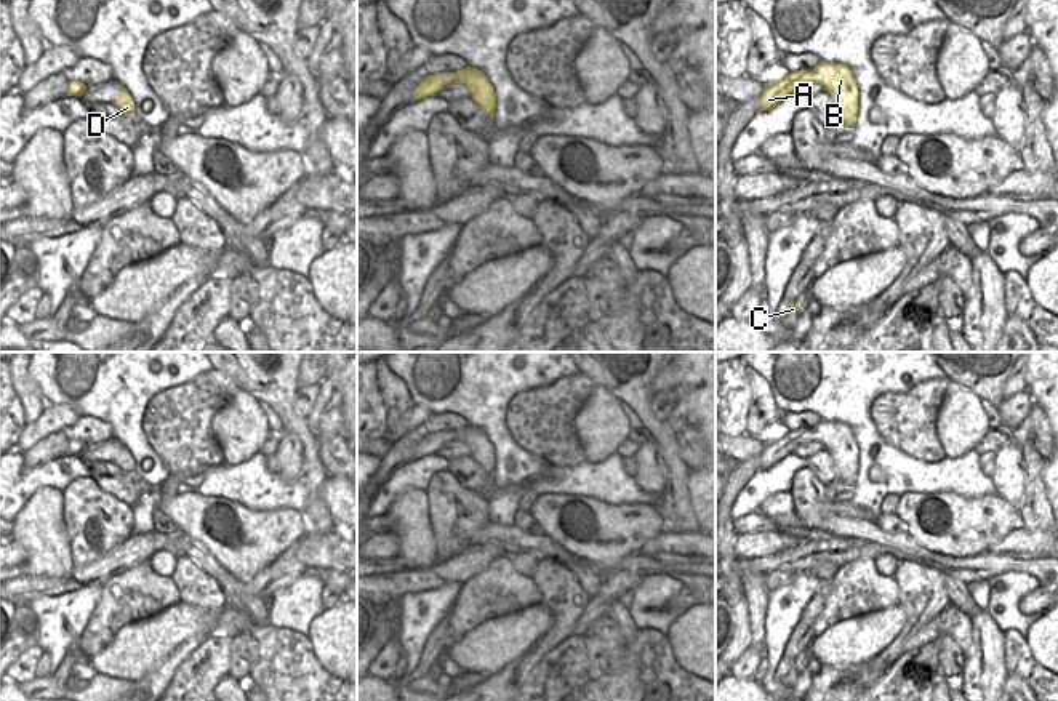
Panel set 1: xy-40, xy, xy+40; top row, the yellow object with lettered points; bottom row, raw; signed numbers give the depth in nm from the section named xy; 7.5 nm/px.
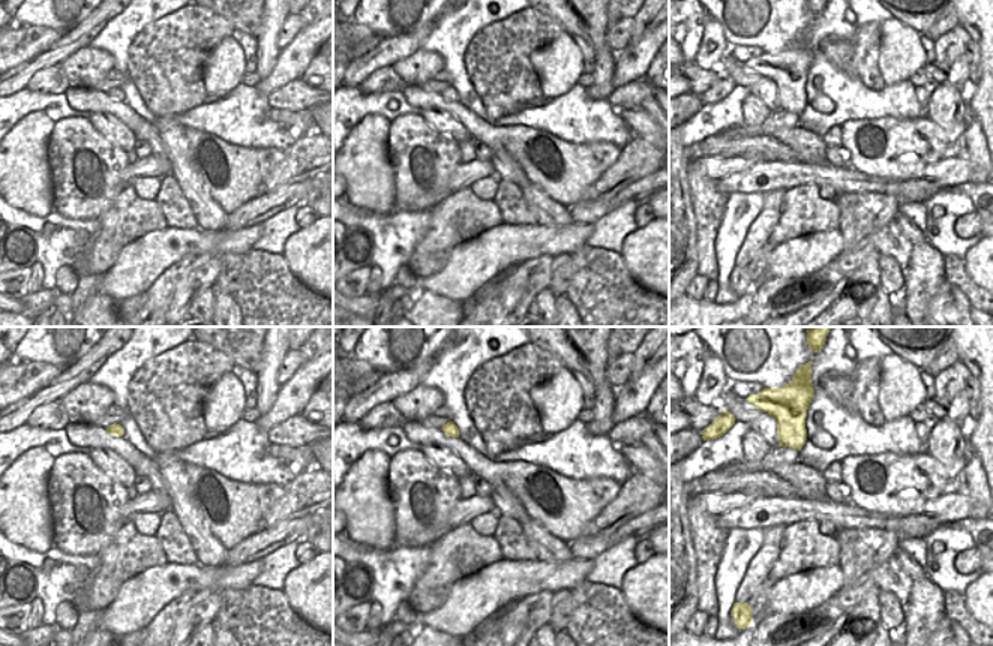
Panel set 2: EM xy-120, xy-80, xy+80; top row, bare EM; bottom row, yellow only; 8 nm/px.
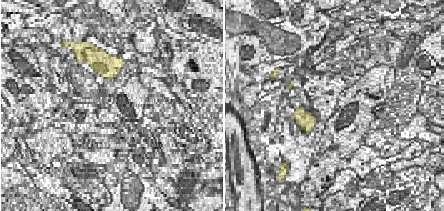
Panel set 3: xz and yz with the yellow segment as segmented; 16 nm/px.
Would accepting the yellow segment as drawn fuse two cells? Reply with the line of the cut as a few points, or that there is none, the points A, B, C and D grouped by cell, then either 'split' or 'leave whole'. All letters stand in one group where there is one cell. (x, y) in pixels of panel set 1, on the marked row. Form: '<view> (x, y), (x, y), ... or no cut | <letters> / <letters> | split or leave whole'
no cut | A B C D | leave whole

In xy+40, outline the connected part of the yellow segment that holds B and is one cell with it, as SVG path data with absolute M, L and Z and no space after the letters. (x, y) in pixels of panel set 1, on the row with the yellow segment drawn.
M820 62L812 69L802 69L779 75L760 96L760 110L770 110L783 99L794 94L804 83L820 83L831 94L837 118L844 123L856 123L858 85L845 64Z

